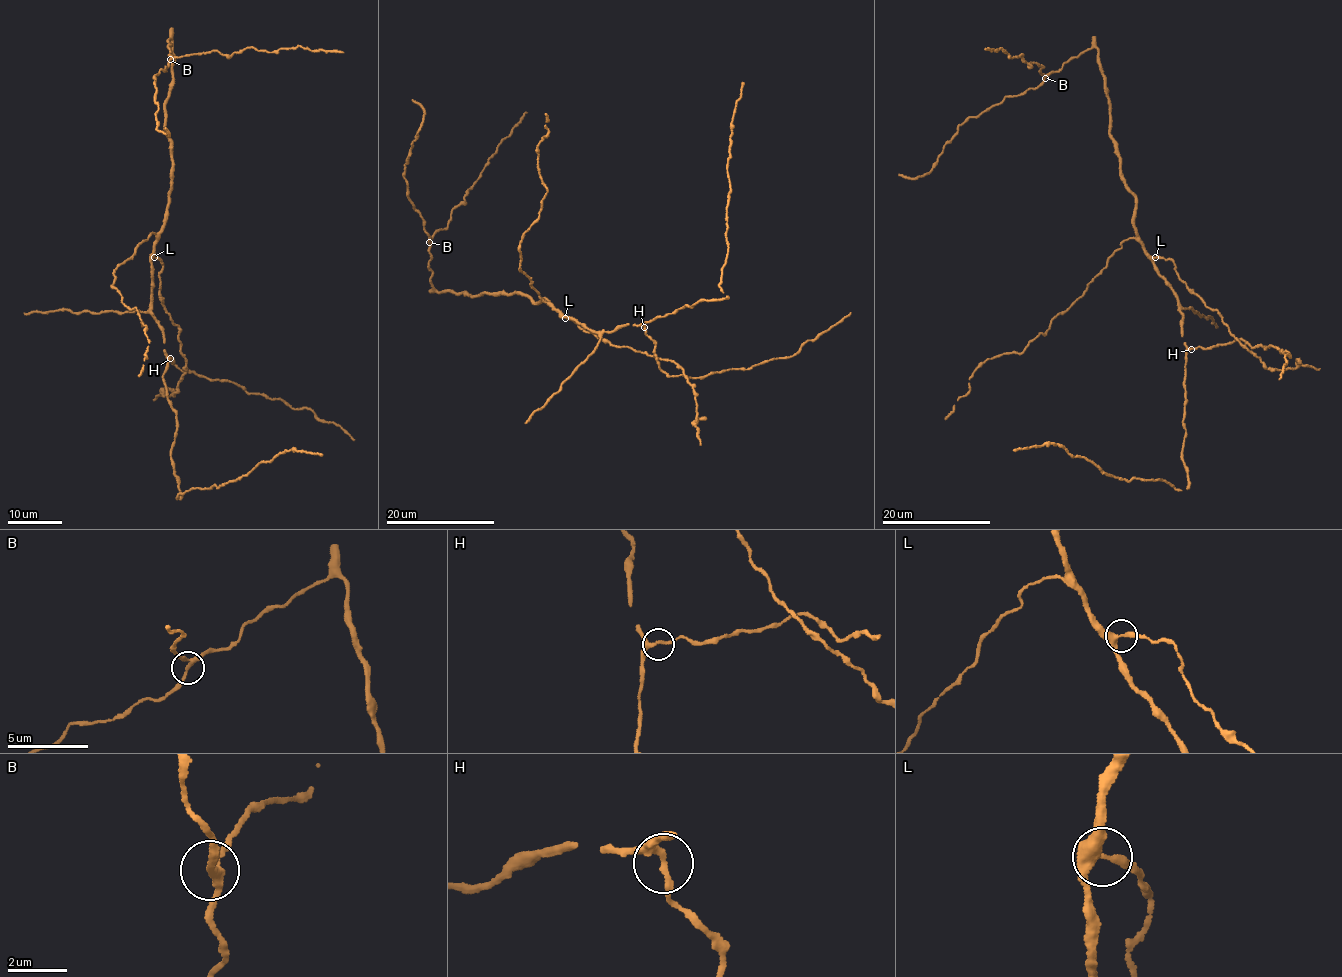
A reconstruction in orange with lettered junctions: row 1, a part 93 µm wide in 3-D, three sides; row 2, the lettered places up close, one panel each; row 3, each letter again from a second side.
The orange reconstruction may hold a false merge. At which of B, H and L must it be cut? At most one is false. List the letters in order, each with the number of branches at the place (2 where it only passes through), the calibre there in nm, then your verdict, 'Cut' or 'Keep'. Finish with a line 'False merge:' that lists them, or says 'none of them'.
B: Branches: 3. Thickness 200 nm. Keep
H: Branches: 3. Thickness 220 nm. Keep
L: Branches: 3. Thickness 260 nm. Keep
False merge: none of them

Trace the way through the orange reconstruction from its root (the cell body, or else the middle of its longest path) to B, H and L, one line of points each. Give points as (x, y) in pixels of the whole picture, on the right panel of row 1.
B: (1199, 298), (1172, 261), (1147, 252), (1136, 230), (1135, 196), (1109, 133), (1097, 49), (1045, 78)
H: (1199, 298), (1218, 311), (1229, 332), (1251, 350), (1241, 339), (1207, 349), (1191, 349)
L: (1199, 298), (1179, 277), (1172, 261), (1155, 257)

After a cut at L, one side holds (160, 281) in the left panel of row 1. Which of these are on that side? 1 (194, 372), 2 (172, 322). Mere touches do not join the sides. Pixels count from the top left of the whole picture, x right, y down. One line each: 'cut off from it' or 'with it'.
1: cut off from it
2: with it

